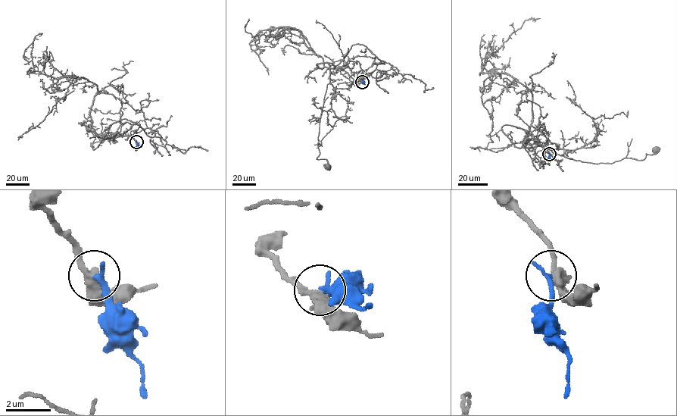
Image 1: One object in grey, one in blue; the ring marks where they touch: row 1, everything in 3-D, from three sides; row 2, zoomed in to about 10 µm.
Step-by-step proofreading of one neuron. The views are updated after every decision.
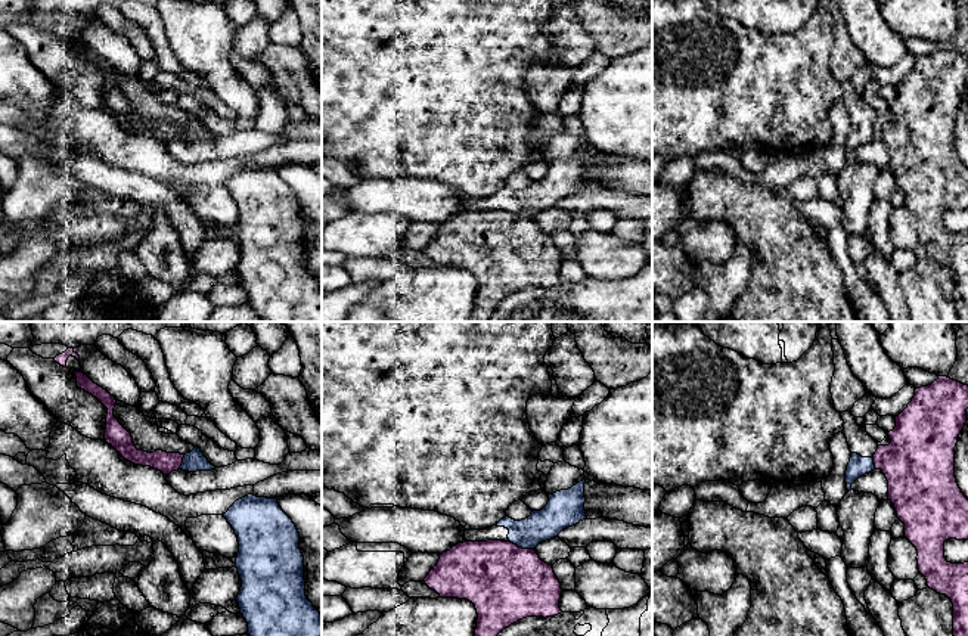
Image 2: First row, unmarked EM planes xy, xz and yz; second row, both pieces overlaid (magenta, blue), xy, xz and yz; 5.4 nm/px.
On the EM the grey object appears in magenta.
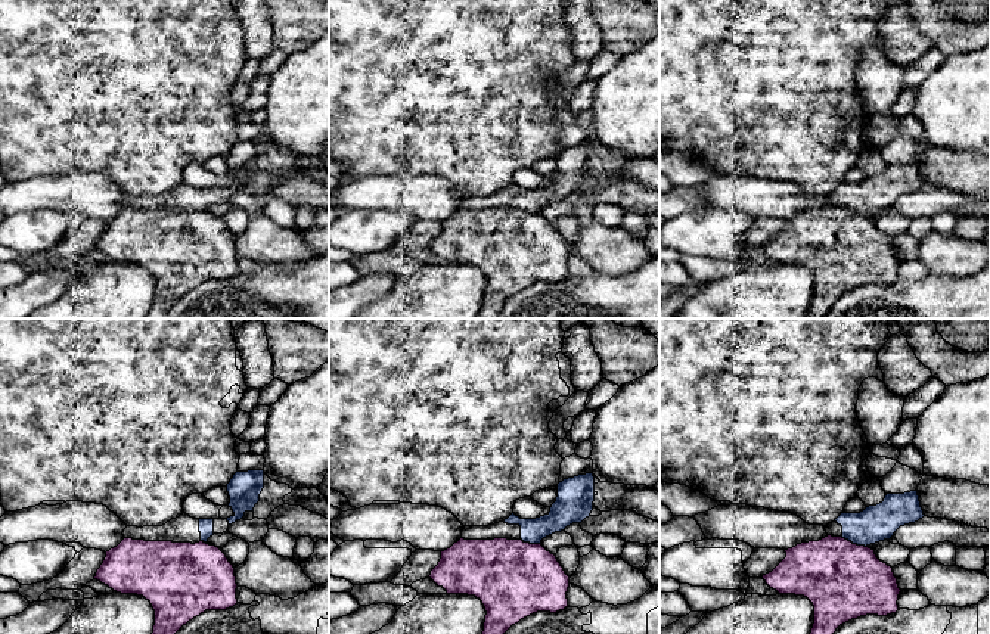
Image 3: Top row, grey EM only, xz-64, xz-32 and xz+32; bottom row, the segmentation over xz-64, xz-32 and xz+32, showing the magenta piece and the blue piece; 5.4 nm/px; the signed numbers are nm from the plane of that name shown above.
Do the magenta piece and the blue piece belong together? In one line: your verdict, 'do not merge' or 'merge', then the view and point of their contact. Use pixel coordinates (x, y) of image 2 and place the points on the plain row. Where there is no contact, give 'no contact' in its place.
do not merge; meets magenta in xz at (521, 217)

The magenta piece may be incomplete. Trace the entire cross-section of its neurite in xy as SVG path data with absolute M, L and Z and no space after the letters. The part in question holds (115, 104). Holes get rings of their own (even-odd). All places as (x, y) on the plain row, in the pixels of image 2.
M81 38L74 44L77 47L77 56L96 66L108 78L105 109L125 130L134 134L151 136L156 140L161 140L164 145L170 145L173 140L180 139L184 124L167 122L162 120L156 120L153 122L137 120L131 103L114 86L114 77L117 72L115 66L94 53L81 41Z

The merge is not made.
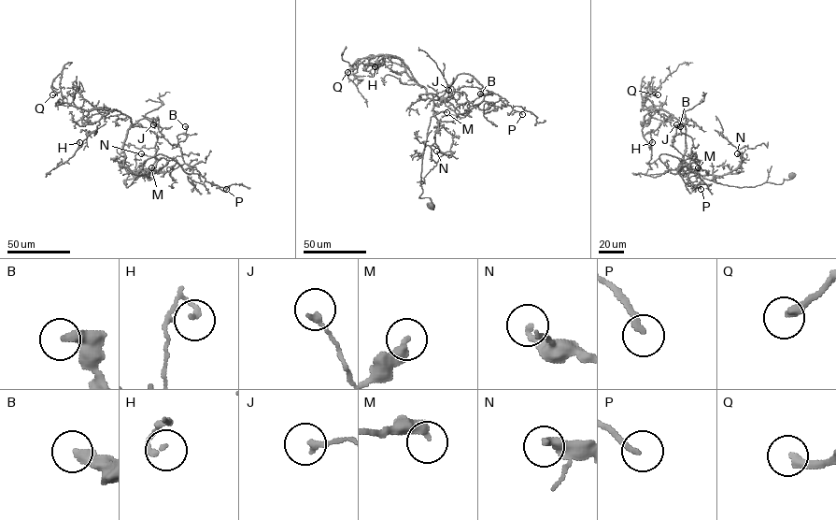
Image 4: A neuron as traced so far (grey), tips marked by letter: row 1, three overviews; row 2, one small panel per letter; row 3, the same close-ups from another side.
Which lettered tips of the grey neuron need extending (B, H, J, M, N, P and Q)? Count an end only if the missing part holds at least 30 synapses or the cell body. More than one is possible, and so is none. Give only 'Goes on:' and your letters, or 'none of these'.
Goes on: P, Q

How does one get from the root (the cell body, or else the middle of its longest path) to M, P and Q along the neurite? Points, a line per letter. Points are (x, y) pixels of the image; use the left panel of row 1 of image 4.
M: (135, 176), (135, 180), (123, 180), (126, 187), (131, 184), (138, 170), (151, 167)
P: (135, 176), (123, 180), (126, 187), (145, 161), (162, 154), (186, 173), (226, 189)
Q: (135, 176), (126, 187), (138, 173), (124, 166), (128, 116), (52, 94)

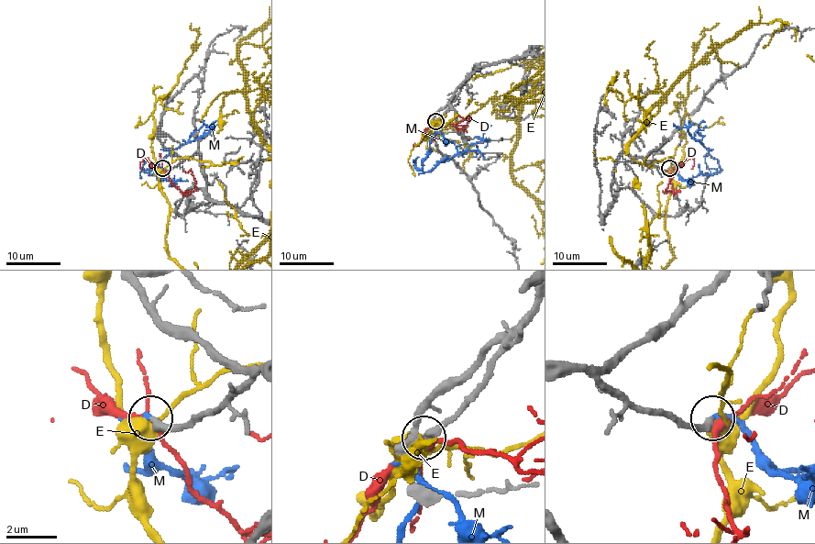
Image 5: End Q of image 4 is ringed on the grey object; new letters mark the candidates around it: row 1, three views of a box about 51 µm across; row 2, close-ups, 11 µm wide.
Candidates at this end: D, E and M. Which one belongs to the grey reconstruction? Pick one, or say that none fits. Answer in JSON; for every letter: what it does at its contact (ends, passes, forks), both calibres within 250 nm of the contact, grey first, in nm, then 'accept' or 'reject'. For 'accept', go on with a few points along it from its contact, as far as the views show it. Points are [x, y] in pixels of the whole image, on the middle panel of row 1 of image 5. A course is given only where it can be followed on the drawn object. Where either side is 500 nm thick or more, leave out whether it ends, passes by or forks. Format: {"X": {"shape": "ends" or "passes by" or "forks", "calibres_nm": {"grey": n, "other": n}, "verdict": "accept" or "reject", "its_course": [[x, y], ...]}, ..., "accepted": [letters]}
{"D": {"shape": "forks", "calibres_nm": {"grey": 320, "other": 200}, "verdict": "reject"}, "E": {"shape": "forks", "calibres_nm": {"grey": 320, "other": 400}, "verdict": "reject"}, "M": {"shape": "ends", "calibres_nm": {"grey": 320, "other": 200}, "verdict": "accept"}, "accepted": ["M"]}

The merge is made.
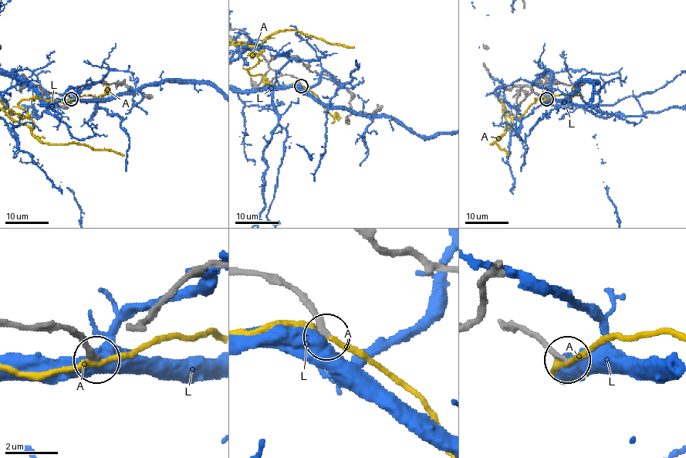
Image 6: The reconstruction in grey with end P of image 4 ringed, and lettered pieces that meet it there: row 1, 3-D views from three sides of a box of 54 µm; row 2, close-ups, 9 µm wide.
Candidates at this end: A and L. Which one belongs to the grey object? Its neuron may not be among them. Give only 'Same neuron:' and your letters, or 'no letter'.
Same neuron: no letter

